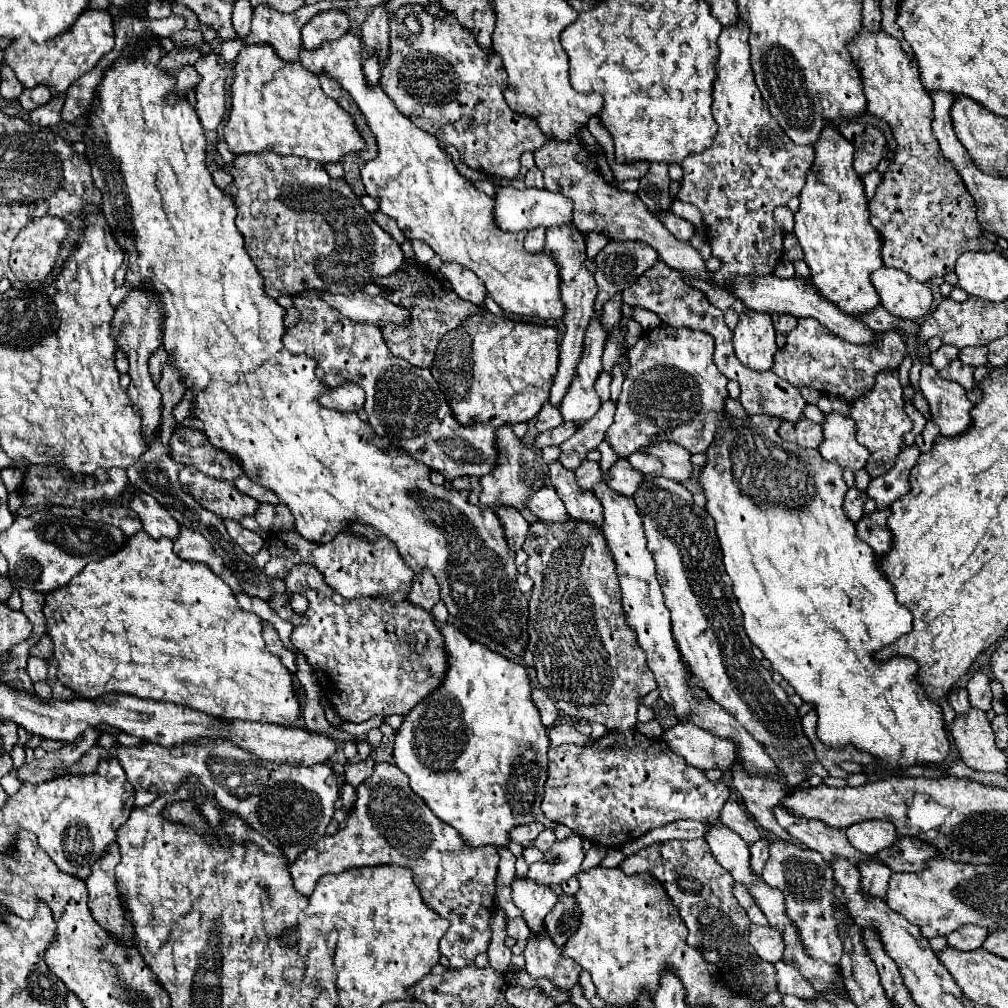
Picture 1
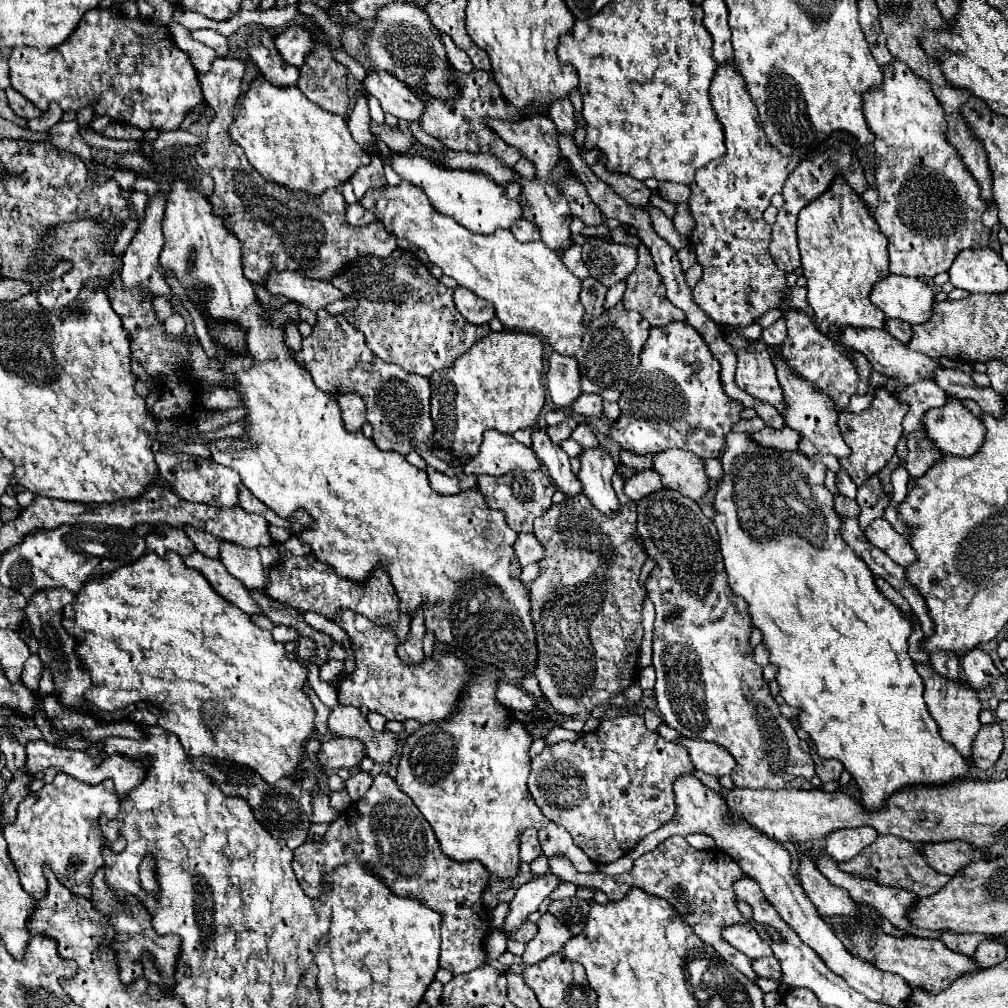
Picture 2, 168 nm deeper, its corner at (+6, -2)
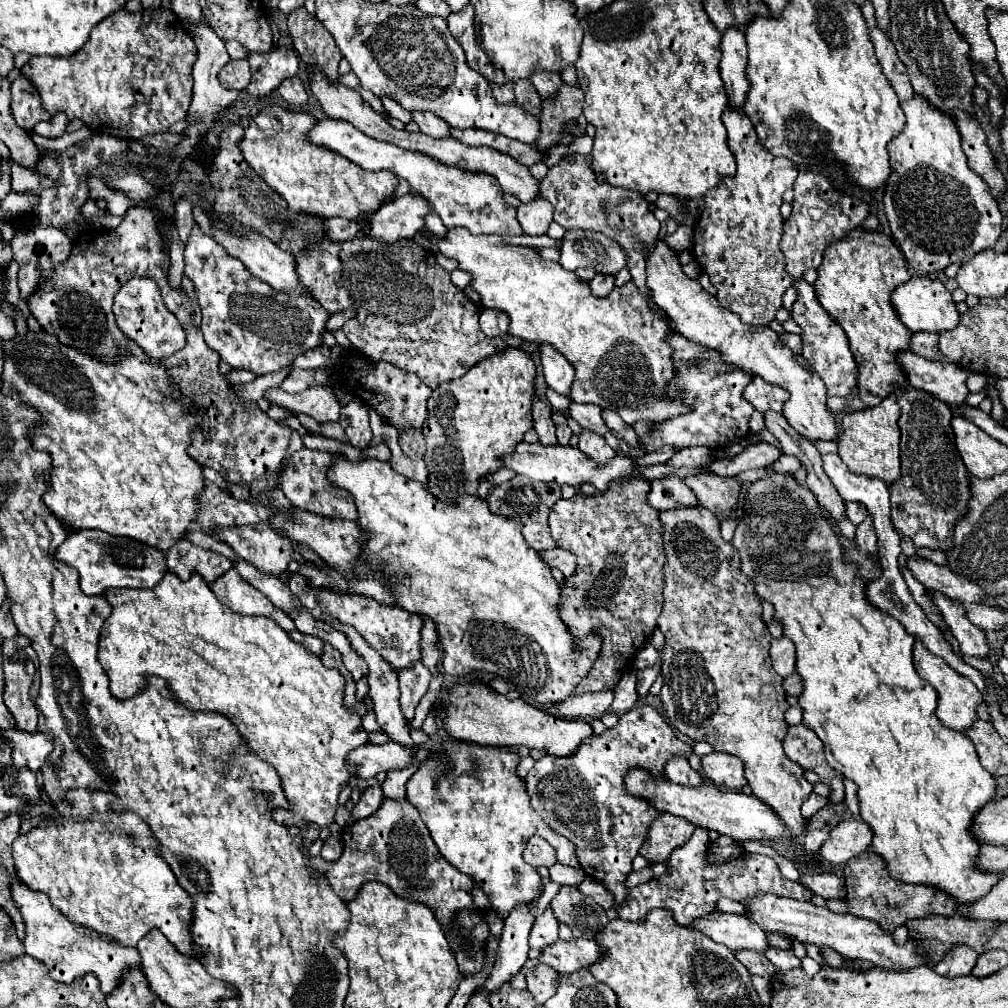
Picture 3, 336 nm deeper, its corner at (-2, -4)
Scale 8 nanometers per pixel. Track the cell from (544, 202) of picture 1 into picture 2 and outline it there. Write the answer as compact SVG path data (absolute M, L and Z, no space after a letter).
M392 153L390 163L402 179L410 181L412 185L418 185L428 195L436 211L448 217L454 217L462 227L470 229L472 233L492 235L498 227L510 227L520 217L524 217L522 197L518 195L514 199L508 199L506 189L502 185L496 185L496 181L492 181L484 173L448 171L448 169L436 167L424 157L406 157L406 155L396 155L396 153Z

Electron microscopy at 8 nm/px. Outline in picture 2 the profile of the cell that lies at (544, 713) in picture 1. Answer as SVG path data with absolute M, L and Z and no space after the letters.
M500 681L498 691L496 691L496 697L498 697L498 701L502 701L506 707L510 707L510 709L514 709L514 711L522 711L522 713L528 713L528 711L532 711L532 709L538 707L536 699L534 699L528 691L520 689L520 687L516 687L516 685L504 683L504 681Z

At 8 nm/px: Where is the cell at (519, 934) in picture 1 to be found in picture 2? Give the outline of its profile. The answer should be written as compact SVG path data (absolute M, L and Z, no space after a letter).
M524 921L524 925L520 925L520 929L516 929L516 941L522 941L522 943L528 943L536 933L536 925L530 923L530 921Z

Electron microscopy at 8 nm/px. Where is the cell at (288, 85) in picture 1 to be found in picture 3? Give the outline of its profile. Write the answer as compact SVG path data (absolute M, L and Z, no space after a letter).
M278 105L266 107L244 131L240 141L246 163L272 187L292 211L320 219L342 217L360 223L360 235L370 237L370 215L396 195L398 177L382 171L372 173L306 141L306 131L318 121L308 113L292 113Z

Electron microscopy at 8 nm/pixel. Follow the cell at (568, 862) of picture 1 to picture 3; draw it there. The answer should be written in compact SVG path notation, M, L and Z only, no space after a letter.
M520 905L504 919L504 929L500 935L500 943L496 949L496 961L490 969L488 979L484 981L484 987L488 991L498 991L504 983L510 983L510 979L520 973L528 959L528 933L534 923L532 907Z

